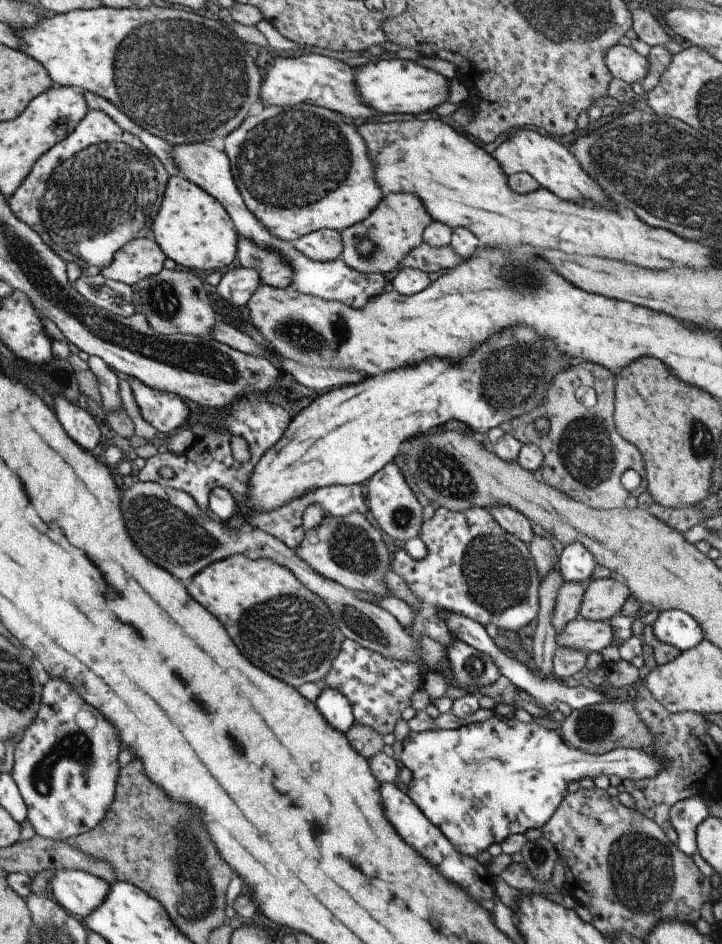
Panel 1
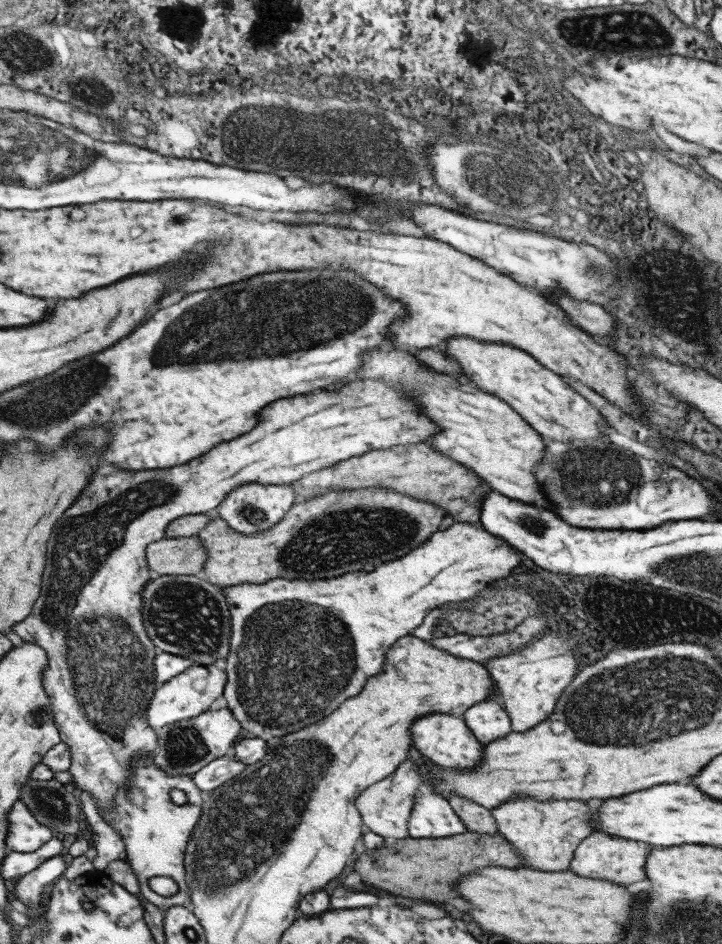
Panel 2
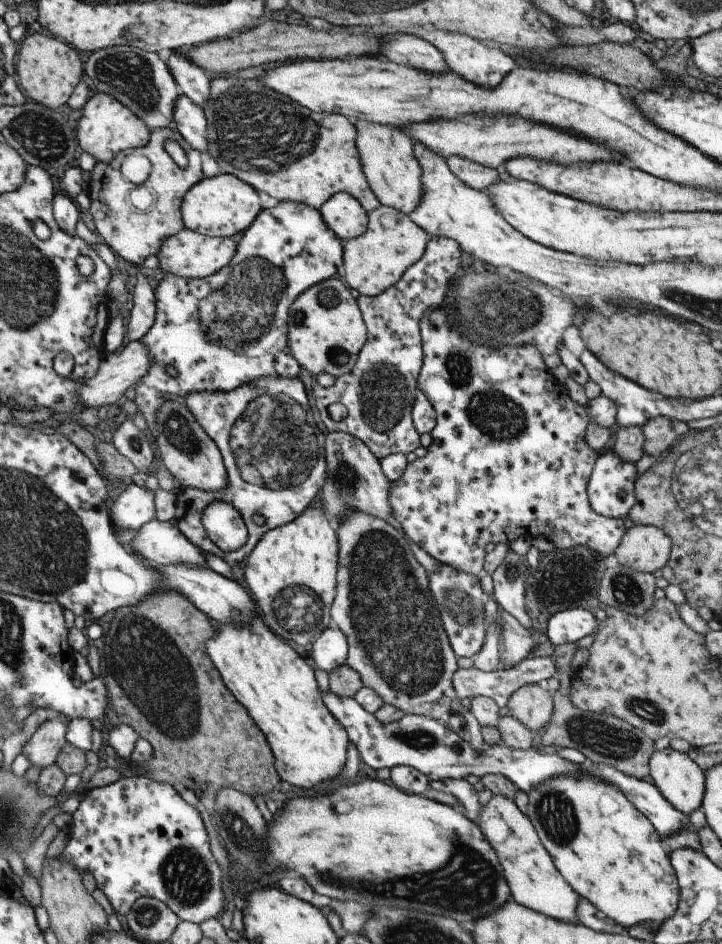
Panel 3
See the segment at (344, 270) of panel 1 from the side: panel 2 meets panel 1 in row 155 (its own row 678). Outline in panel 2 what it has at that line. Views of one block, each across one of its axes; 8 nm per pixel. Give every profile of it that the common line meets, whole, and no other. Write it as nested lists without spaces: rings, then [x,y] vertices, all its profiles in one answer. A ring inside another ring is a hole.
[[[215,664],[190,666],[178,676],[159,684],[158,688],[154,690],[150,703],[148,703],[148,709],[146,709],[146,724],[150,724],[150,728],[156,730],[183,718],[194,718],[206,712],[210,708],[210,704],[223,695],[226,681],[228,681],[228,676]]]

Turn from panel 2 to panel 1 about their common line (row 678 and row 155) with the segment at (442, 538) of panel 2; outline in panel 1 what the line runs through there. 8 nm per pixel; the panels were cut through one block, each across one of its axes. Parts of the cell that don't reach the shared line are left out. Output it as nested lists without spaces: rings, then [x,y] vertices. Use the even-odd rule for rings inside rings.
[[[312,104],[294,106],[266,105],[260,114],[254,114],[250,118],[246,118],[246,122],[238,130],[233,130],[229,135],[225,136],[224,152],[228,155],[234,182],[248,210],[272,235],[287,243],[302,238],[318,229],[332,229],[333,231],[341,232],[352,225],[364,225],[368,215],[373,211],[373,208],[376,208],[376,205],[379,204],[384,195],[375,180],[373,160],[369,158],[369,148],[364,142],[363,136],[356,130],[352,120],[344,117],[343,114],[335,113],[324,107]]]

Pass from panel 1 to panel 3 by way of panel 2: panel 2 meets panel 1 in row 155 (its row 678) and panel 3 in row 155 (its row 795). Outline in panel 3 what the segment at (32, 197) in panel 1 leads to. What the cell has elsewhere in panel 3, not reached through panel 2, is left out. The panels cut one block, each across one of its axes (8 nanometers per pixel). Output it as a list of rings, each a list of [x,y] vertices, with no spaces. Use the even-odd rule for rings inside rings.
[[[102,92],[89,97],[84,105],[82,117],[77,116],[73,124],[77,130],[80,148],[94,156],[97,162],[112,162],[122,150],[137,150],[146,146],[152,136],[152,130],[138,116],[134,116],[130,108],[126,108],[114,96]]]

